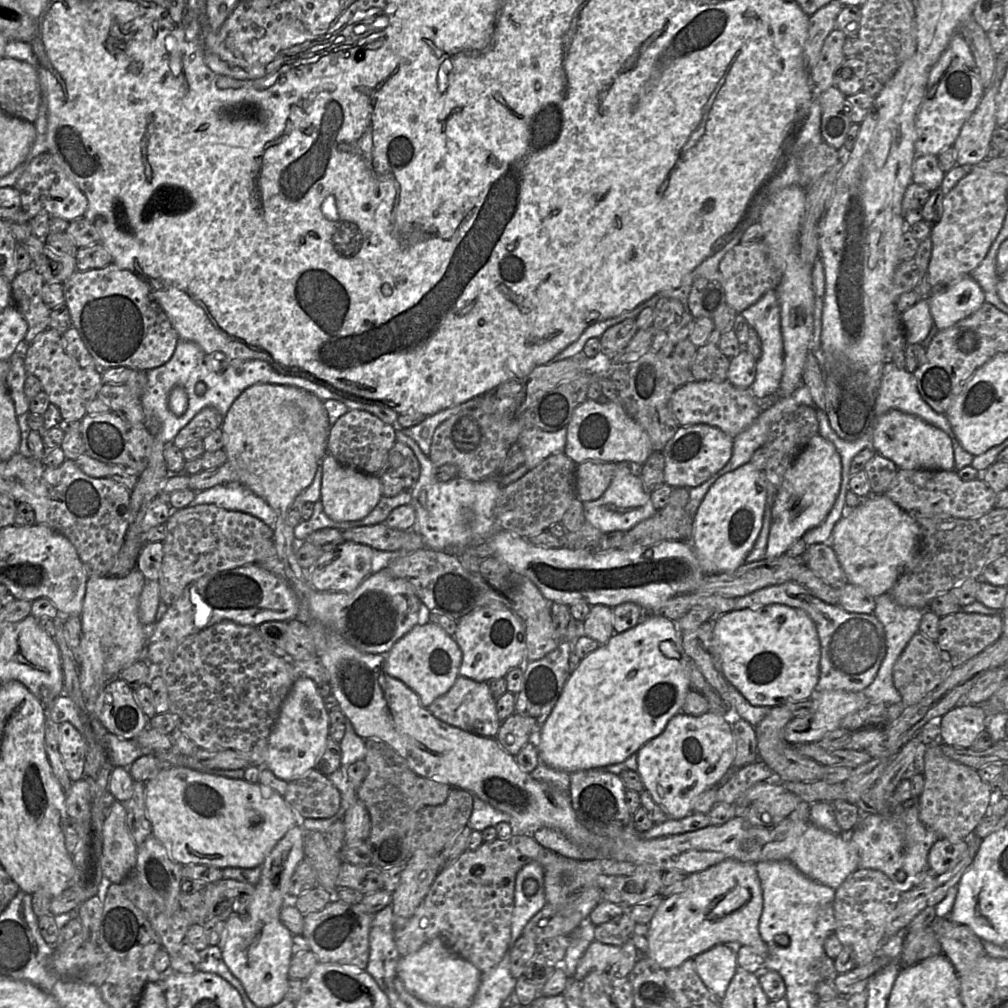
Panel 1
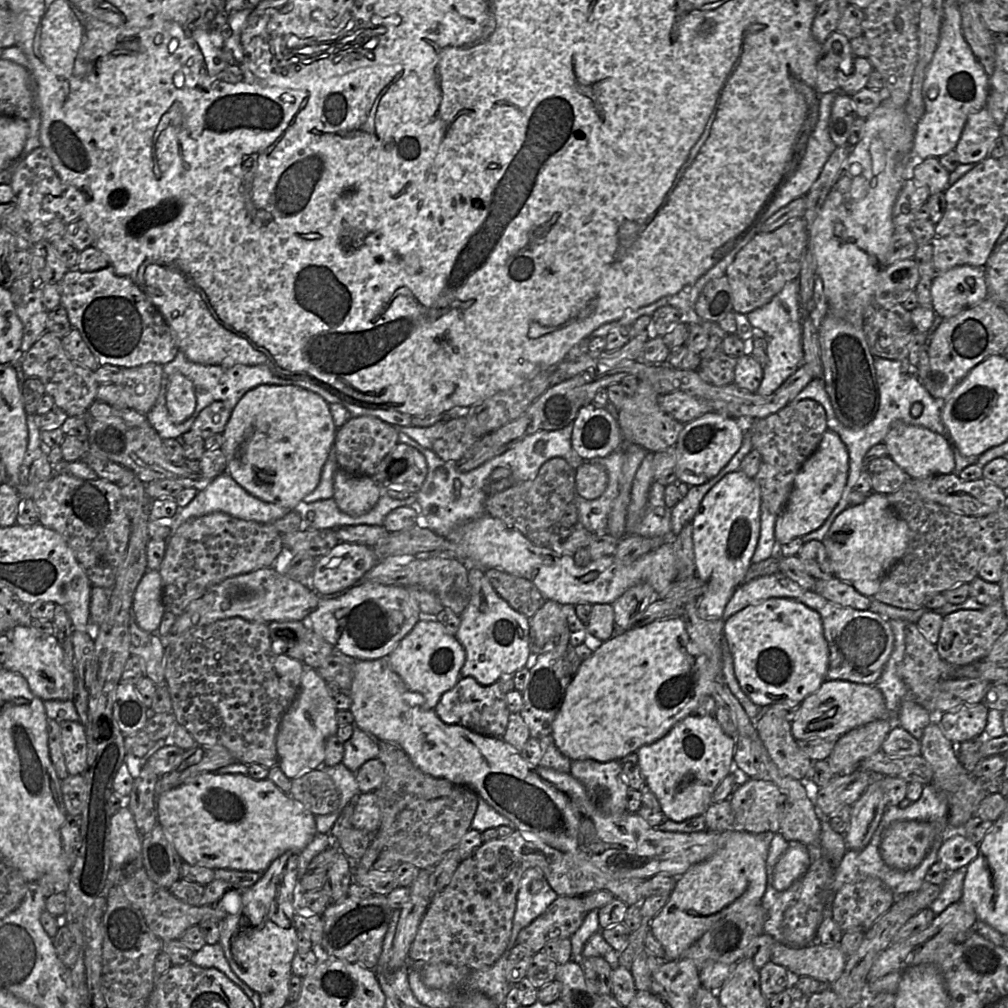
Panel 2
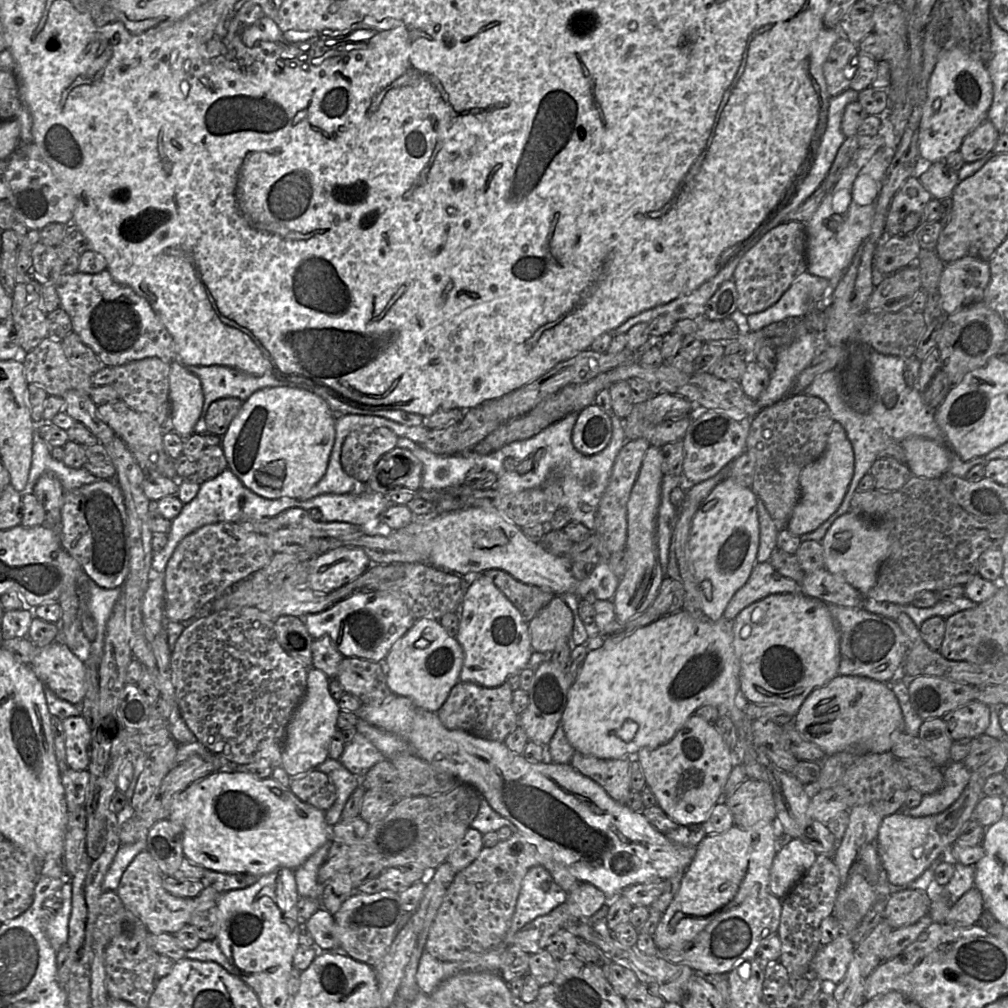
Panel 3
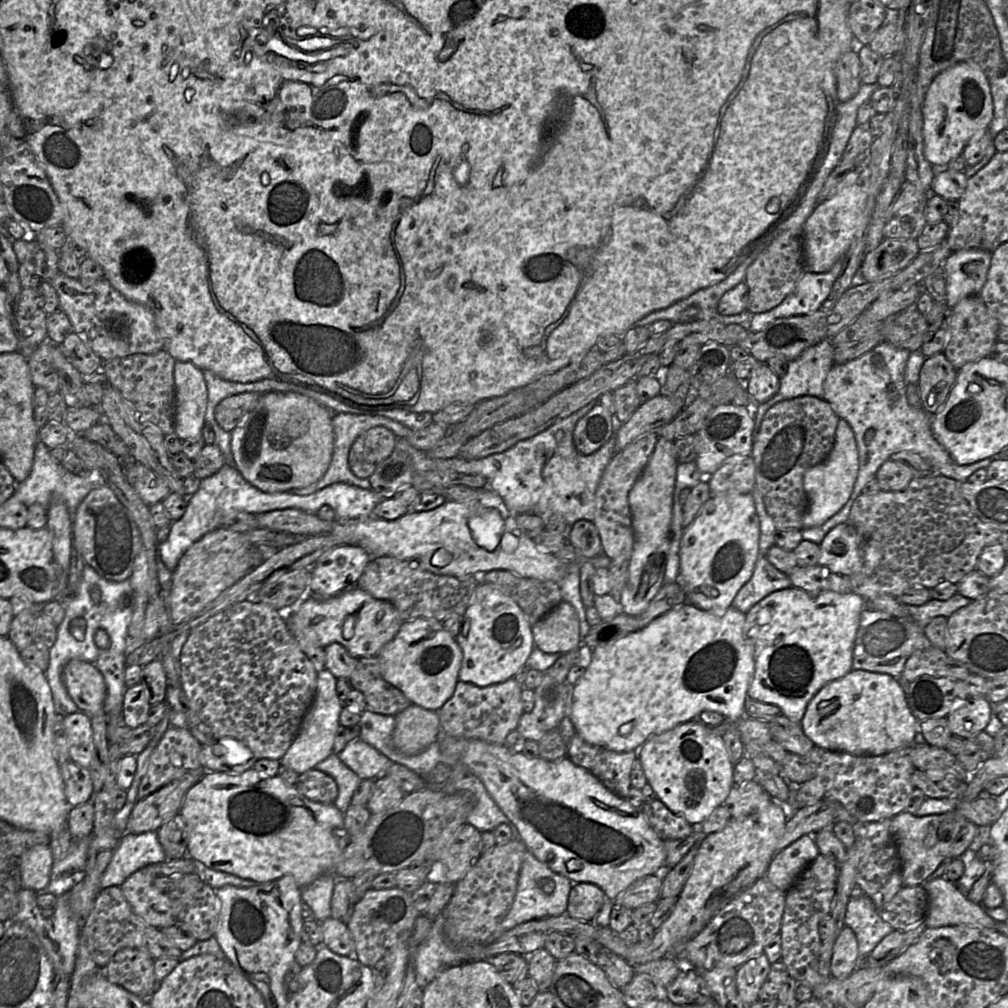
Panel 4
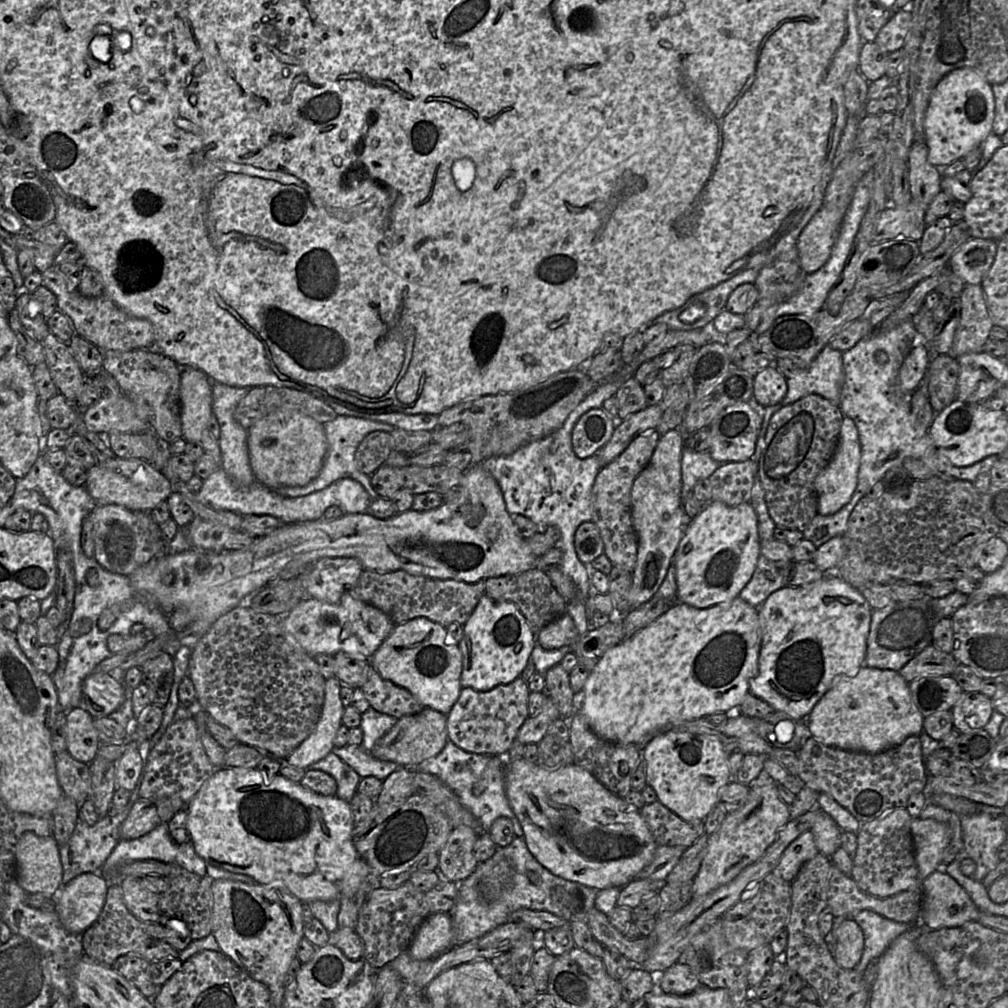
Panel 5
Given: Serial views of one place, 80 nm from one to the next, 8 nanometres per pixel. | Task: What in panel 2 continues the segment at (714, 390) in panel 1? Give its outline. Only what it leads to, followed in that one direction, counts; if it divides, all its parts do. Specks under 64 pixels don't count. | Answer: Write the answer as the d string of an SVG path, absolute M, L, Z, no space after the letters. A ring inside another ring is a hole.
M683 391L659 395L660 408L683 424L715 412L708 403Z

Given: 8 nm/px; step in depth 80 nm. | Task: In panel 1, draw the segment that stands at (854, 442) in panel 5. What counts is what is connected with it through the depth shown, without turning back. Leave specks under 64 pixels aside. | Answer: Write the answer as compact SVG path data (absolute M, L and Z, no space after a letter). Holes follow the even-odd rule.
M817 434L807 444L784 475L776 494L765 558L785 554L786 550L803 535L820 525L833 507L842 480L840 455L834 444Z

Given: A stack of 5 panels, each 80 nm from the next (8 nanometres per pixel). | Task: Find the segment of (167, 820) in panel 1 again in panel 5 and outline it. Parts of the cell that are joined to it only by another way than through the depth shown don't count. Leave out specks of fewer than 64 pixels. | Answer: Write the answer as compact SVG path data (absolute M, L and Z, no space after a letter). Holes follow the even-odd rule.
M220 768L202 784L195 796L190 800L186 809L187 828L190 833L190 841L193 843L196 853L205 860L207 864L252 877L256 883L271 886L274 889L288 889L302 903L309 903L313 900L331 901L342 898L353 898L360 887L370 881L371 871L369 865L358 854L353 842L354 823L350 809L350 803L334 796L323 796L317 794L300 783L295 783L281 774L273 777L266 777L257 768Z

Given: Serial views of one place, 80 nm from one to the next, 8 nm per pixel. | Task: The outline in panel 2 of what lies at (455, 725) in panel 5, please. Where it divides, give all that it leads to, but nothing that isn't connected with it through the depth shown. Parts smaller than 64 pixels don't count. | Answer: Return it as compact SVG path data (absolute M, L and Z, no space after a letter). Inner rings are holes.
M472 677L460 678L452 689L441 696L433 710L446 724L460 725L481 735L501 738L512 717L505 695L498 682L483 686Z

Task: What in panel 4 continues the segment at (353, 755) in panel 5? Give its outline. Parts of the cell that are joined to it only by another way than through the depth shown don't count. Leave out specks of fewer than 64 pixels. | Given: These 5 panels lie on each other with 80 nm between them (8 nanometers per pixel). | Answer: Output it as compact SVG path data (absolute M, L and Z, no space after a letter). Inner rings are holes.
M360 738L346 743L344 749L336 755L338 756L339 760L341 760L347 767L355 772L361 780L384 777L387 769L392 764L391 760L389 760L371 745L362 741Z

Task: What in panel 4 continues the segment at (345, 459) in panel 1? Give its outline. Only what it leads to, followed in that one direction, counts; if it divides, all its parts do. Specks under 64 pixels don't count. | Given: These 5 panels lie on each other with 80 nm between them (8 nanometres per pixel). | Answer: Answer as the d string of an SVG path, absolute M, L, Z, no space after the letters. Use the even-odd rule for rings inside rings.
M373 427L360 434L351 445L348 465L358 478L369 478L377 465L391 455L397 437L385 427Z

